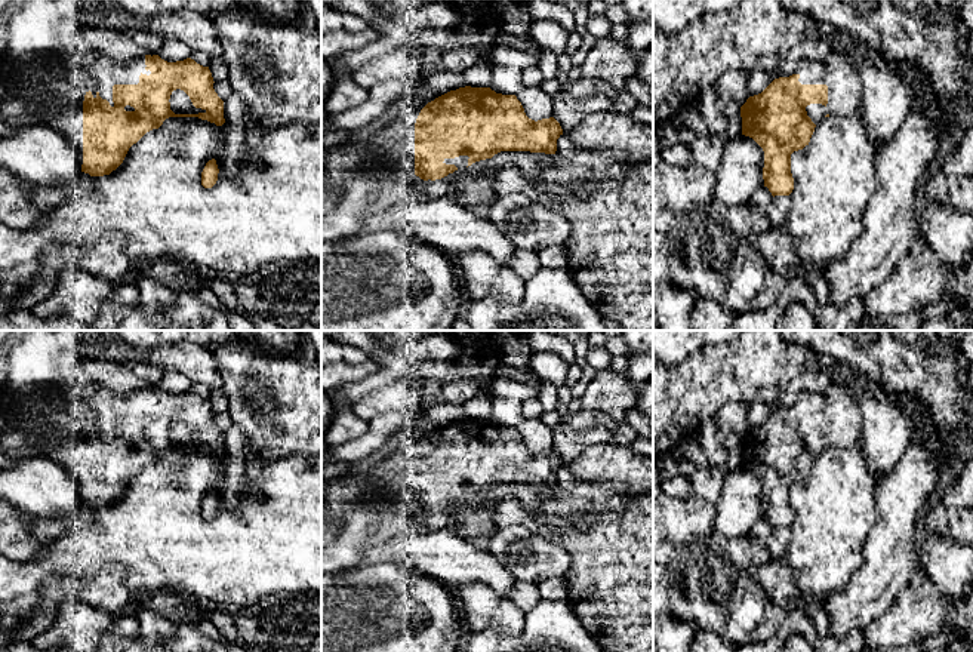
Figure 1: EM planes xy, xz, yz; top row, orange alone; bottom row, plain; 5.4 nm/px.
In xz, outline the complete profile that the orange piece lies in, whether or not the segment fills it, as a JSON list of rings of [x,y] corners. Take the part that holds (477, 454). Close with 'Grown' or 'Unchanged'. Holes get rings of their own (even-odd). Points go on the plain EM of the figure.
[[[459,419],[428,434],[419,446],[409,445],[384,461],[376,461],[361,474],[333,479],[321,501],[321,523],[341,519],[342,529],[321,551],[321,573],[336,573],[357,568],[372,545],[395,536],[428,535],[440,529],[456,528],[453,504],[464,502],[475,493],[492,490],[501,483],[530,483],[555,486],[557,471],[563,467],[554,450],[532,452],[526,448],[515,427],[496,425],[490,419]]]. Grown

